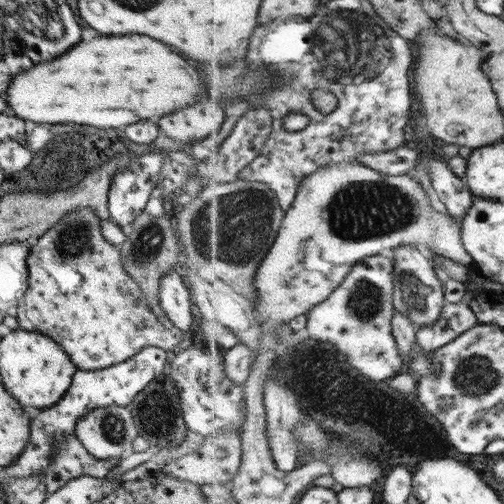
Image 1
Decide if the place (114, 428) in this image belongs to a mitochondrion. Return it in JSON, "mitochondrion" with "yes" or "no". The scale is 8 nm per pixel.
{"mitochondrion":"yes"}

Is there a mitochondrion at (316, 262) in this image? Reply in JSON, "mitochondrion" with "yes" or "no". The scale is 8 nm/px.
{"mitochondrion":"no"}

